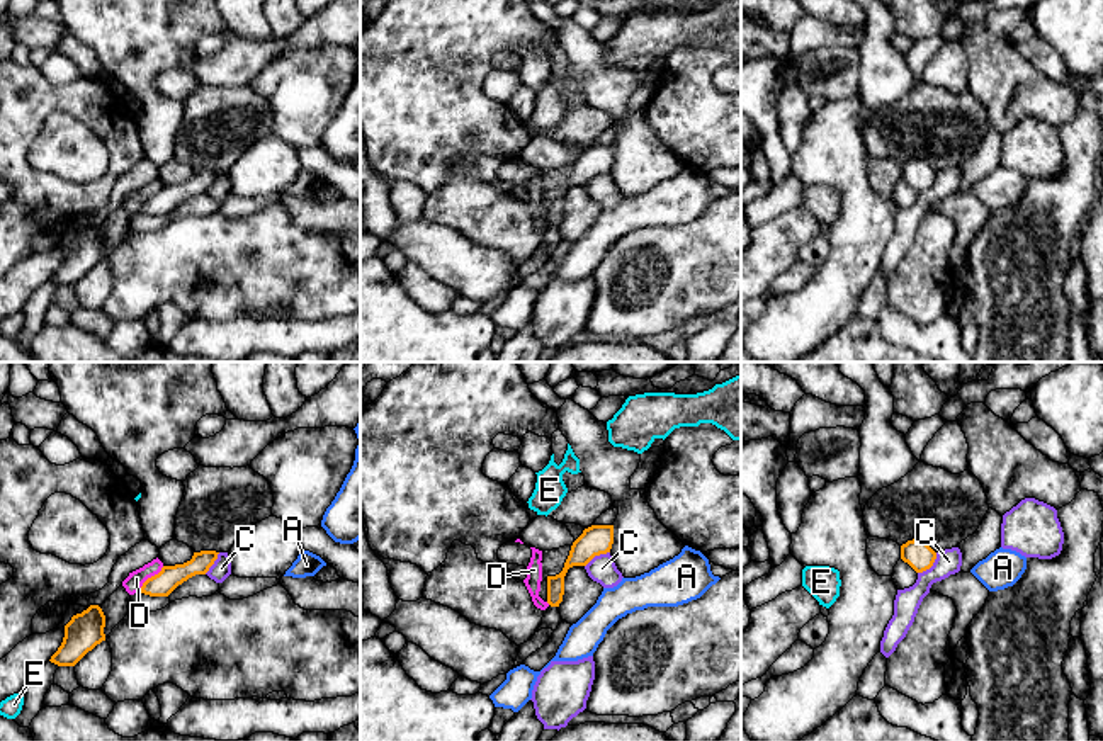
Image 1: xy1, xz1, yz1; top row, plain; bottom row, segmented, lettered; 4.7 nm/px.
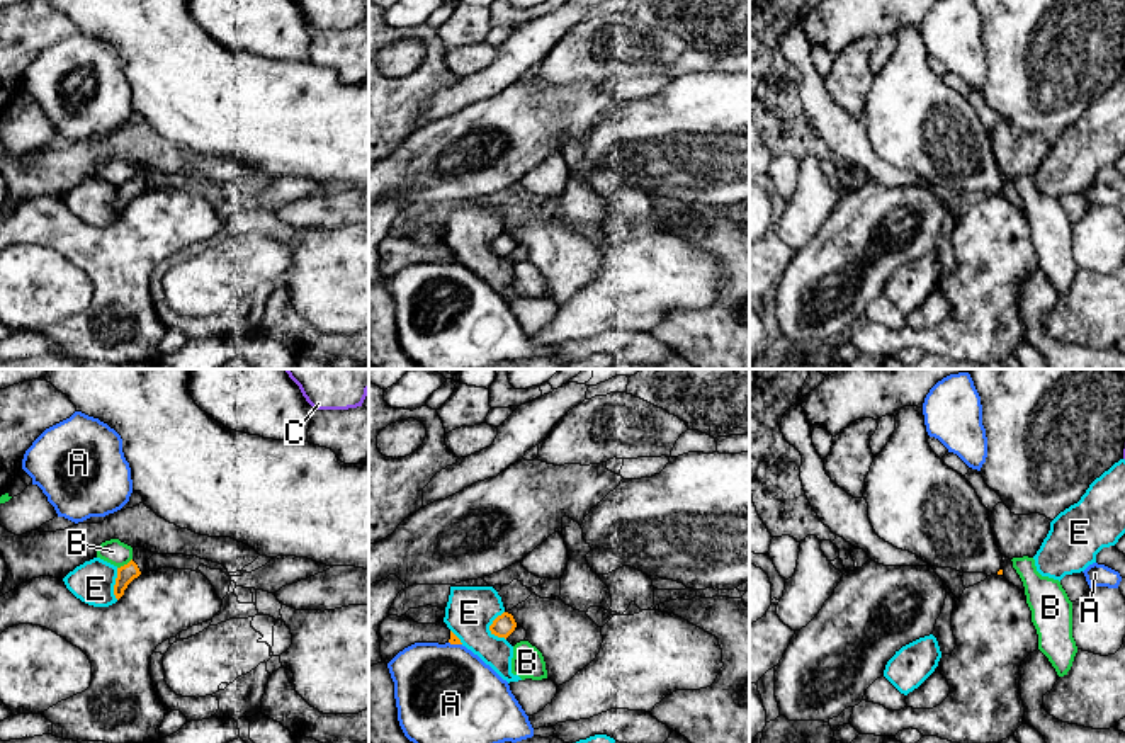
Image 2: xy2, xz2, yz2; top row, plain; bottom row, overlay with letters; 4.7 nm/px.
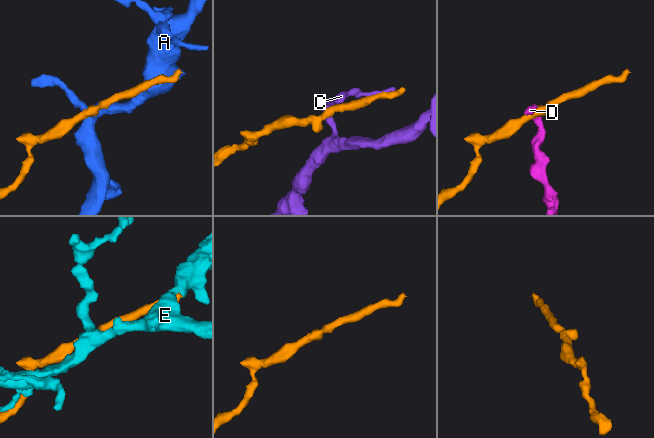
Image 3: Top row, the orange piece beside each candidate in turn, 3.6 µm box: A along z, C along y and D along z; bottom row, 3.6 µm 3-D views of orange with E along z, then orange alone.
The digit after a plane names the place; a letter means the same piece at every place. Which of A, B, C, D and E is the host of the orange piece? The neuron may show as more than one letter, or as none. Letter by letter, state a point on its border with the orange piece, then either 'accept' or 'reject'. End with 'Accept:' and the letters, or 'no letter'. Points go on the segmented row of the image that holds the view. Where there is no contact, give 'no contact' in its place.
A: xz2 (456, 643) | reject
B: xy2 (124, 565) | reject
C: yz1 (930, 566) | reject
D: xy1 (148, 578) | reject
E: xz2 (490, 628) | reject
Accept: no letter

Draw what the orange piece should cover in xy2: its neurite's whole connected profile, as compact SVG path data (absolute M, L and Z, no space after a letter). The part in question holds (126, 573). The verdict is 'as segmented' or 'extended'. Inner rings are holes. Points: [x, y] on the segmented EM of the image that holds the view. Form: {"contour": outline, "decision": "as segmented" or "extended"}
{"contour": "M133 547L133 559L127 564L117 568L117 578L114 585L114 595L117 600L124 595L124 590L134 578L138 578L141 573L146 573L148 559L153 554L158 553L151 553L144 547Z", "decision": "extended"}

